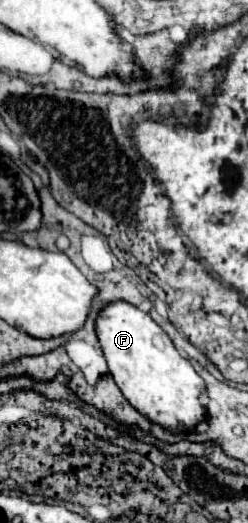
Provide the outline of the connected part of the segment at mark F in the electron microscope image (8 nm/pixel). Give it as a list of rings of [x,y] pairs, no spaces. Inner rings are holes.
[[[127,301],[107,303],[95,319],[95,333],[111,377],[137,411],[175,433],[183,433],[205,421],[205,407],[199,403],[199,393],[205,391],[203,379],[195,373],[189,359],[177,353],[167,333],[149,313]]]

